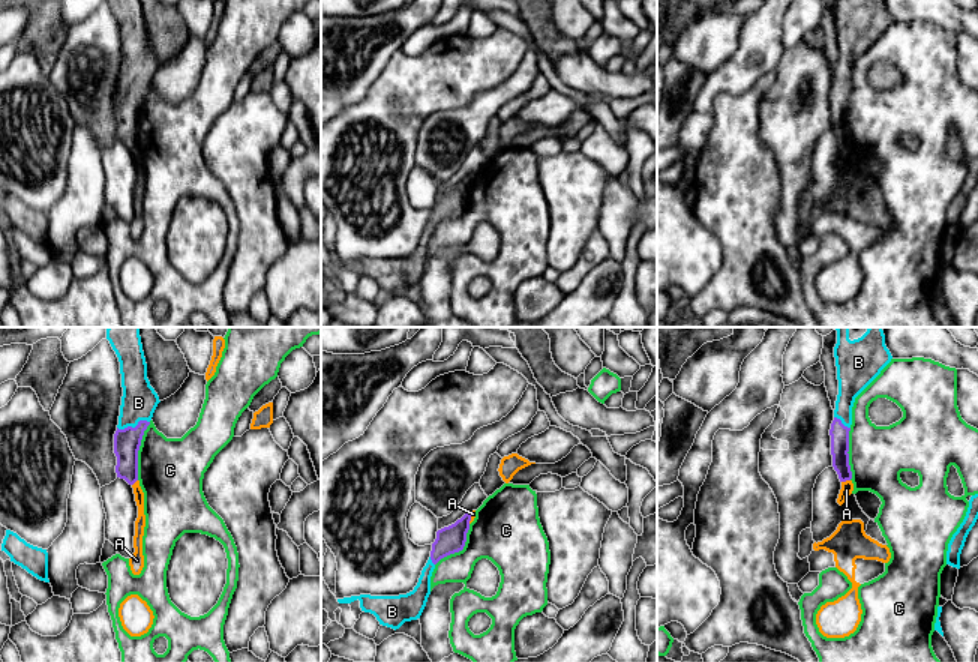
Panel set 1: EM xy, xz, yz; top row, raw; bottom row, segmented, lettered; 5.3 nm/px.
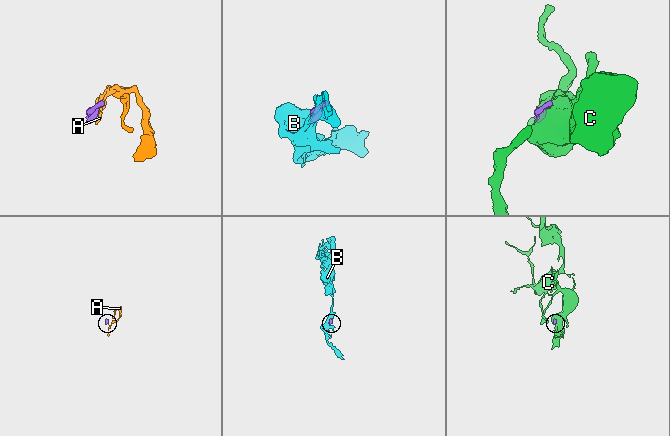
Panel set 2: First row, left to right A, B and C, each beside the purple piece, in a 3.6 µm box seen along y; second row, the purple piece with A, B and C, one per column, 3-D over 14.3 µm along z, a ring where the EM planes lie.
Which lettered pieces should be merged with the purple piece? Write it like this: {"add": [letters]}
{"add": ["B"]}

